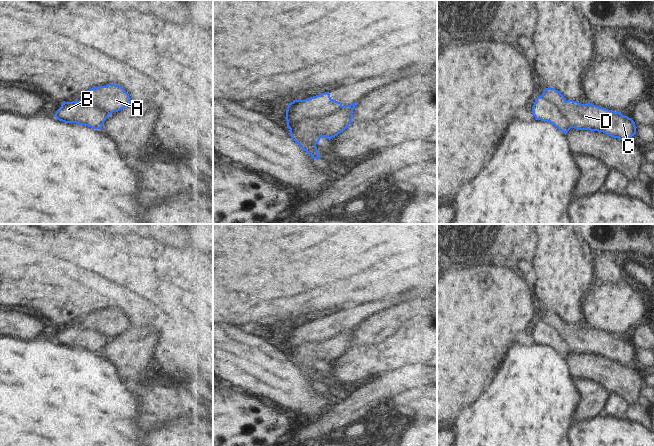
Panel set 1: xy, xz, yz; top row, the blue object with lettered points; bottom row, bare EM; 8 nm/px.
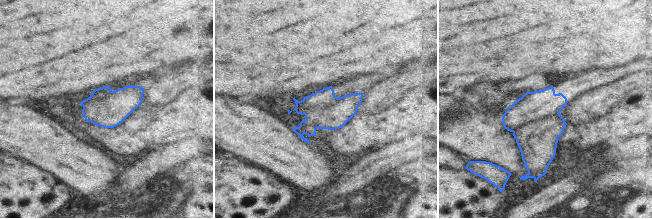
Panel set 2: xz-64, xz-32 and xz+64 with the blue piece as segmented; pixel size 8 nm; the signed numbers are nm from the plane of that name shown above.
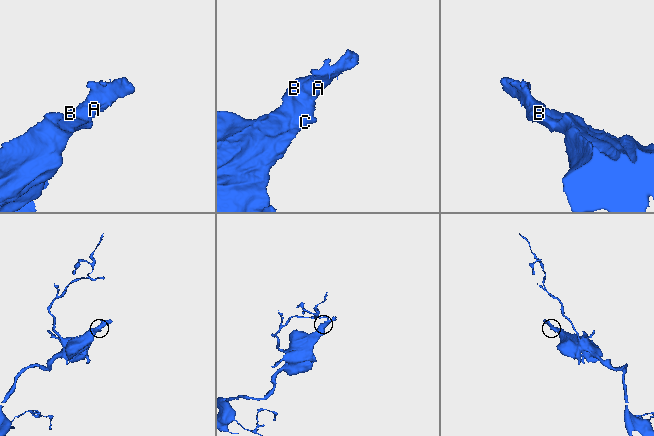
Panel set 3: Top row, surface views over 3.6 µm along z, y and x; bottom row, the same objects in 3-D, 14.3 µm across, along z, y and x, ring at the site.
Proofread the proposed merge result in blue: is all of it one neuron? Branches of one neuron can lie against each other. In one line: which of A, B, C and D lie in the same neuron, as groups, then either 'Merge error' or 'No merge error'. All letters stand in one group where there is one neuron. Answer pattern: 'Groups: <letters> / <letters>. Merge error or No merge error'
Groups: A C D / B. Merge error.

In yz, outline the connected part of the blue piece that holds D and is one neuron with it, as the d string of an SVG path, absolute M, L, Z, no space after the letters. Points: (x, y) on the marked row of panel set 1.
M545 88L542 96L565 115L571 128L603 132L613 138L627 141L636 134L635 122L621 112L614 112L591 104L566 100L555 88Z

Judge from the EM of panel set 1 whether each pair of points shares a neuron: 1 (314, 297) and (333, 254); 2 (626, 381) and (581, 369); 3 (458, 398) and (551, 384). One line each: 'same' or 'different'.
1: same
2: same
3: different

